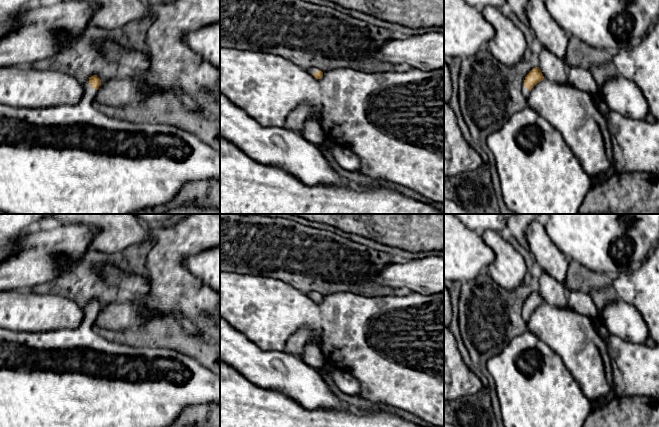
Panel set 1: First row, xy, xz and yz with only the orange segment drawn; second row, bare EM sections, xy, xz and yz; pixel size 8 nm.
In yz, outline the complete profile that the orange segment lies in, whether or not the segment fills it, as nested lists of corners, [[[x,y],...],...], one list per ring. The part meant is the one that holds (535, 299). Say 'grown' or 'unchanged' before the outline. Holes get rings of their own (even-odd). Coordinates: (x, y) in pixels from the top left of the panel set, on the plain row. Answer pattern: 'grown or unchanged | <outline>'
grown | [[[539,291],[533,292],[525,301],[524,311],[523,311],[523,320],[525,323],[528,322],[531,313],[540,305],[544,303],[544,300],[539,293]]]

